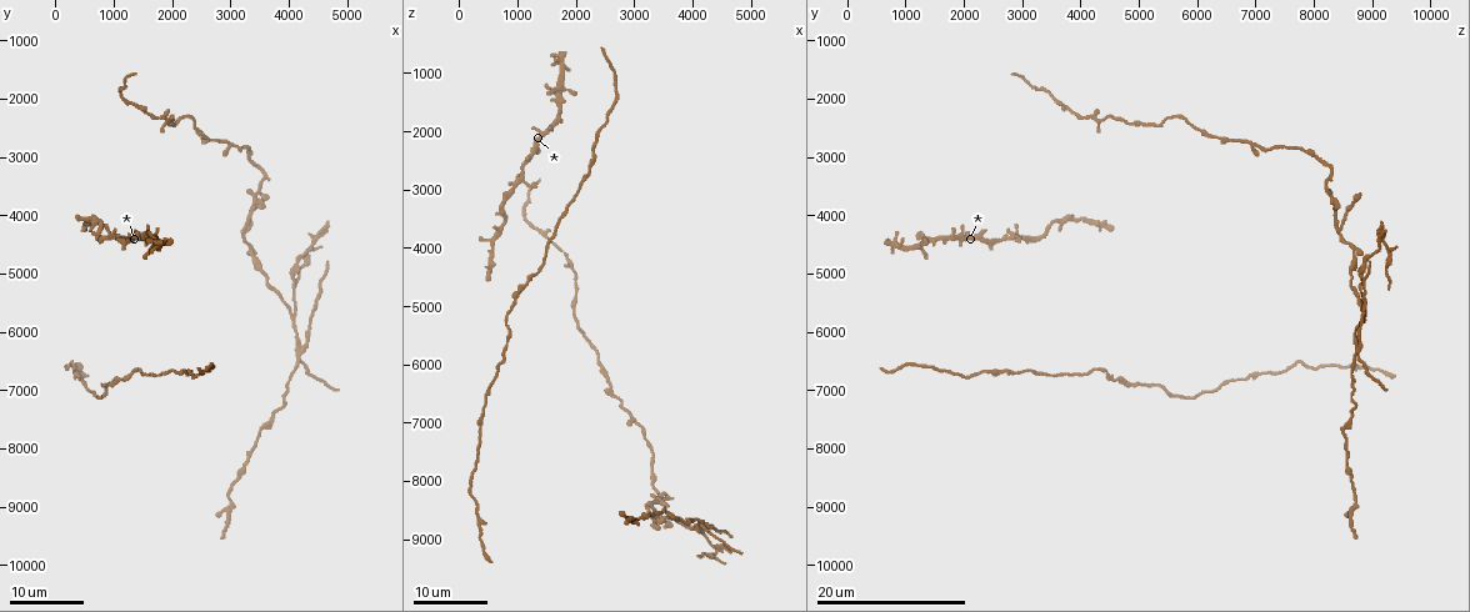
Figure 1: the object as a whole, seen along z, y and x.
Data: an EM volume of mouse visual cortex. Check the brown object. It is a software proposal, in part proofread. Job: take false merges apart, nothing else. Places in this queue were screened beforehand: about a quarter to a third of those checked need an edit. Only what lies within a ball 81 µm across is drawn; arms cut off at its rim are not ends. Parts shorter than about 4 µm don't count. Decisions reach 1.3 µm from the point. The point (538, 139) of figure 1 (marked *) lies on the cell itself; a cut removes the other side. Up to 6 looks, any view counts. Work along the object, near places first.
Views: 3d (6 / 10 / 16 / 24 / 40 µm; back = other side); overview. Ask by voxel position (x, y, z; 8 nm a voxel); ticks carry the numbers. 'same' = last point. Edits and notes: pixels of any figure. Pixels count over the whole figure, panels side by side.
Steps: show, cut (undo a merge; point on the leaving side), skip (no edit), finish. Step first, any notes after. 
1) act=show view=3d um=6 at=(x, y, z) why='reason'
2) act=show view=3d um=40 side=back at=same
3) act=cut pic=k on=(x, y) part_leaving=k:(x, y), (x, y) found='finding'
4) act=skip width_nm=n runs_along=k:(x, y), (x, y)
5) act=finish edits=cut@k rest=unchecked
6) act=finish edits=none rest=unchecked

act=show view=3d um=24 at=(3400, 4700, 8650) why='thick turns thin'

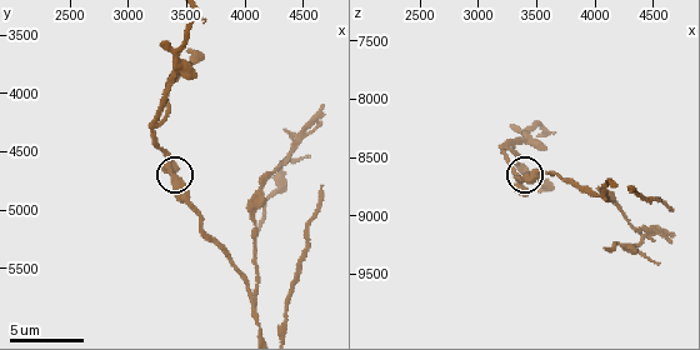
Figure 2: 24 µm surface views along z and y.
act=show view=3d um=10 at=(3400, 4720, 8680)

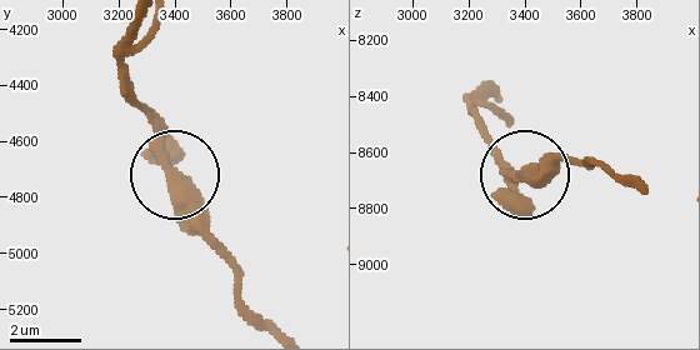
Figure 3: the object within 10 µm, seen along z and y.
act=skip width_nm=380 runs_along=3:(141, 21), (133, 103), (161, 138), (176, 201), (225, 251) found='all the same cell'

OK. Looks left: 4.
act=show view=3d um=10 at=(3280, 4240, 8440)

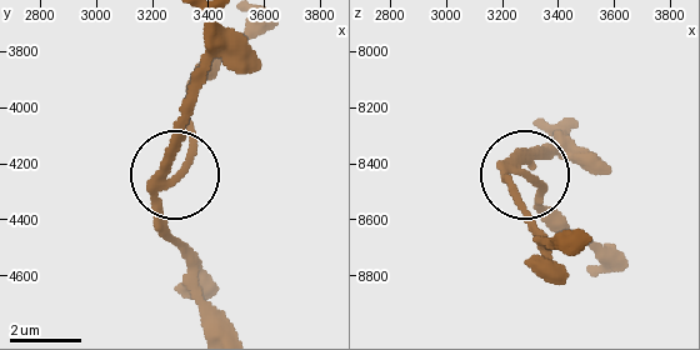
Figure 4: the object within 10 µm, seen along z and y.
act=cut pic=4 on=(191, 140) arms=3 part_leaving=4:(515, 169), (594, 250), (594, 265) found='a second cell is stuck on'

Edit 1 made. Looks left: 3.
act=show view=overview

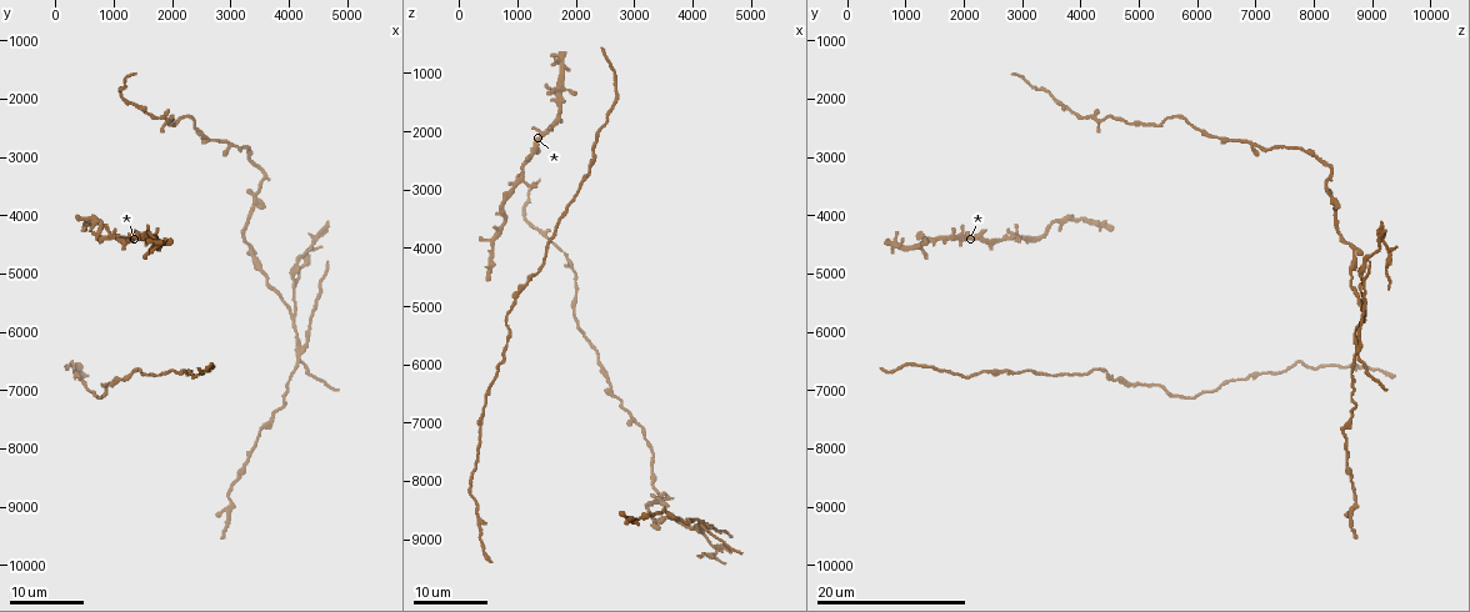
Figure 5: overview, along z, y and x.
act=show view=3d um=24 at=(1850, 2350, 4300) why='looks like a crossing'

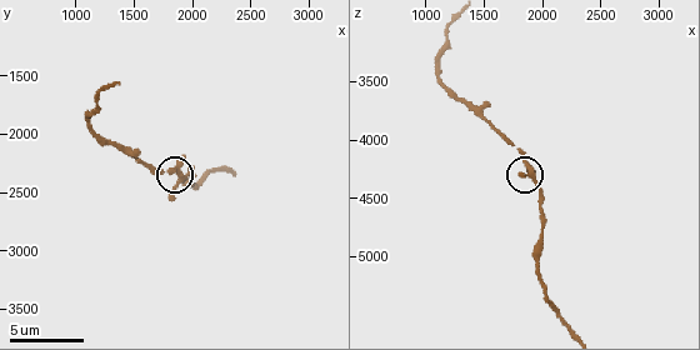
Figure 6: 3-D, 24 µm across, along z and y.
act=show view=3d um=10 at=(1900, 2360, 4280)

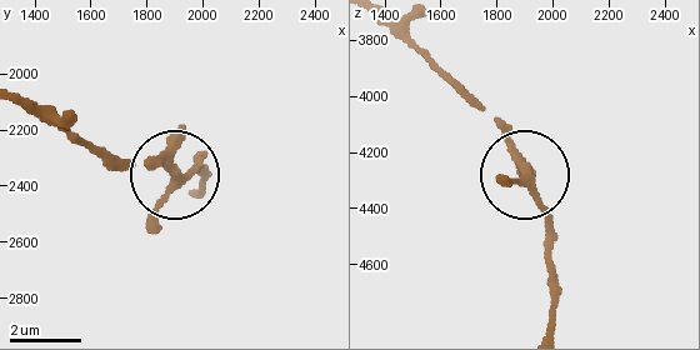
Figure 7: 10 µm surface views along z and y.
act=skip found='continuous, no second cell'

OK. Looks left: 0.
act=finish edits=cut@4 rest=unchecked

